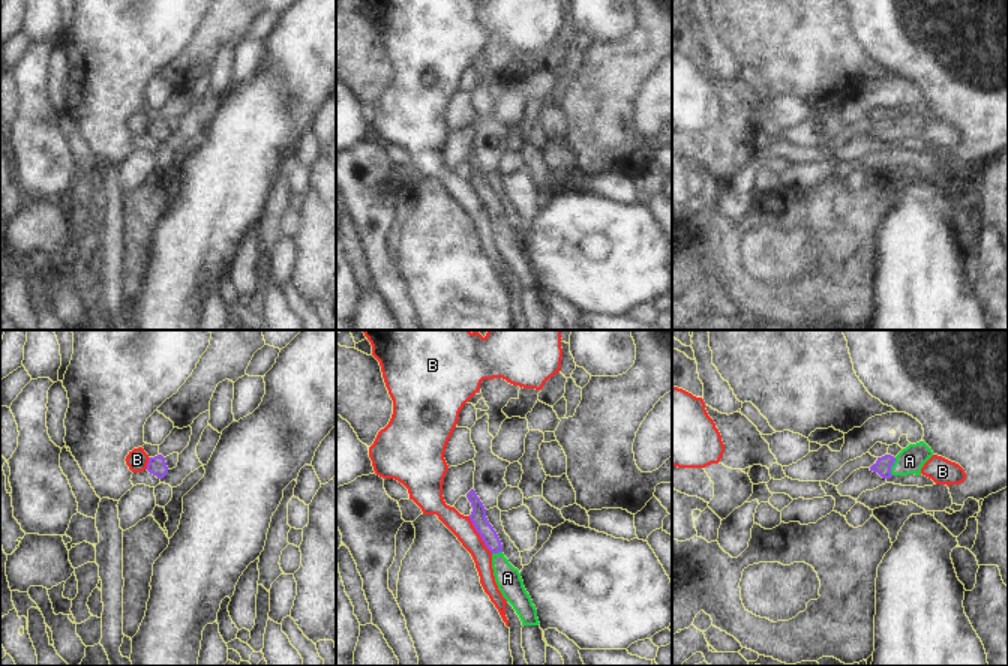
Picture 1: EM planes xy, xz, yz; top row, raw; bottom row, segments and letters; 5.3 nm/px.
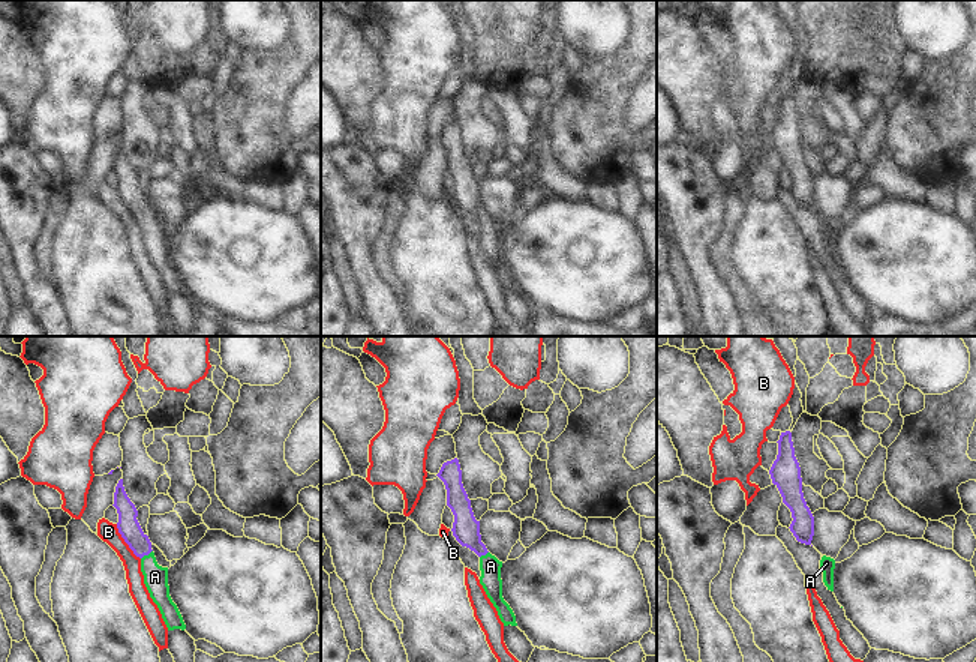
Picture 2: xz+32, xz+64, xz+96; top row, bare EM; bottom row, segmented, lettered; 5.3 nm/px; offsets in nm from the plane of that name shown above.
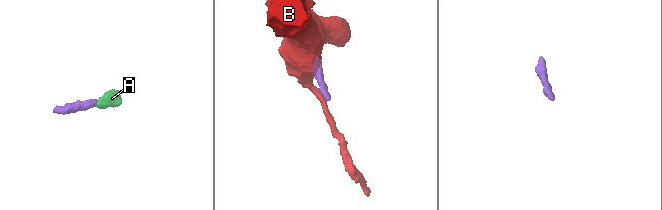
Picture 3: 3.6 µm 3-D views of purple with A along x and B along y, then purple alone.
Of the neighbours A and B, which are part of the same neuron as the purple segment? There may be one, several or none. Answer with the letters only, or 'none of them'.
A

